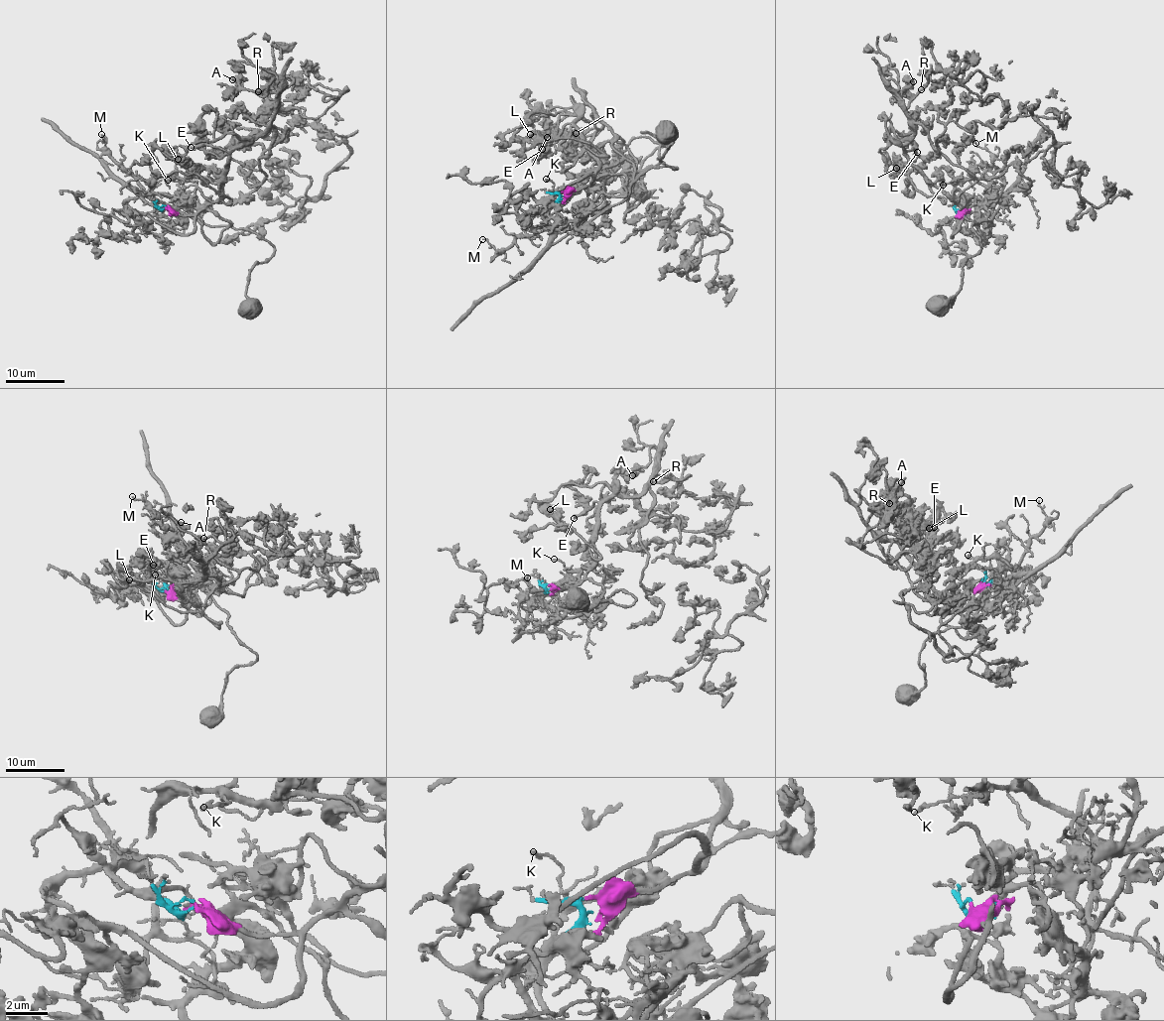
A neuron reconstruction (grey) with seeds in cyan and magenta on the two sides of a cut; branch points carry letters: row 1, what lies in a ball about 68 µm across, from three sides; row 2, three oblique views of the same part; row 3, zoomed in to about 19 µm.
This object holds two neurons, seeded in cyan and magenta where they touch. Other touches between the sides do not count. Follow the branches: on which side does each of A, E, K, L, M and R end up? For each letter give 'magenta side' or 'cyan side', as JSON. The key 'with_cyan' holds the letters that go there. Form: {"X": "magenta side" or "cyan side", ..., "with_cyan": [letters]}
{"A": "magenta side", "E": "magenta side", "K": "cyan side", "L": "magenta side", "M": "cyan side", "R": "magenta side", "with_cyan": ["K", "M"]}

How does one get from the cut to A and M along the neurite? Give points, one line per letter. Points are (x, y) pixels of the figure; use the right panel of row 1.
A: (959, 210), (906, 156), (915, 129), (898, 102), (898, 85), (887, 81), (899, 95), (914, 81)
M: (959, 209), (962, 213), (969, 202), (978, 202), (986, 193), (985, 174), (991, 155), (975, 143)

